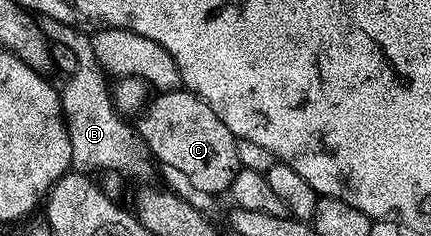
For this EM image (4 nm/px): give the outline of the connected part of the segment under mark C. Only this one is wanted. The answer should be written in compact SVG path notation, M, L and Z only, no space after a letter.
M185 88L158 92L146 102L140 117L142 119L136 125L137 137L144 143L145 149L147 146L158 157L159 163L180 168L180 172L192 180L199 195L225 195L229 191L240 169L236 156L238 139L226 127L224 120L208 108L206 101Z

